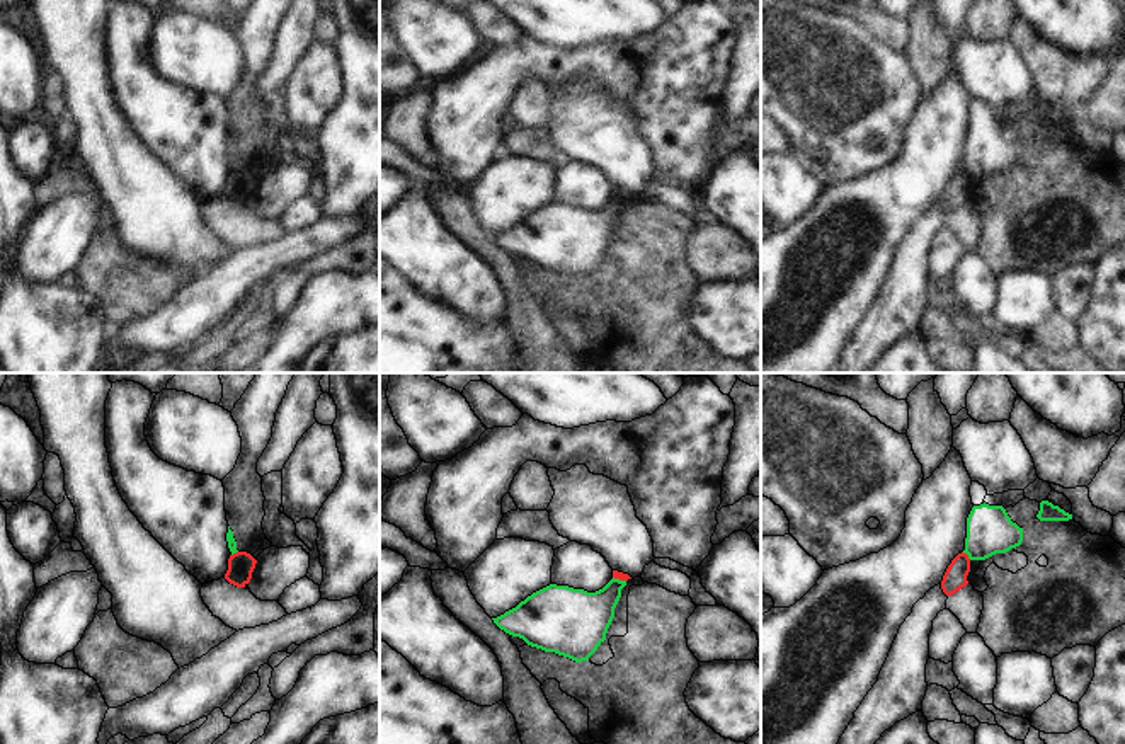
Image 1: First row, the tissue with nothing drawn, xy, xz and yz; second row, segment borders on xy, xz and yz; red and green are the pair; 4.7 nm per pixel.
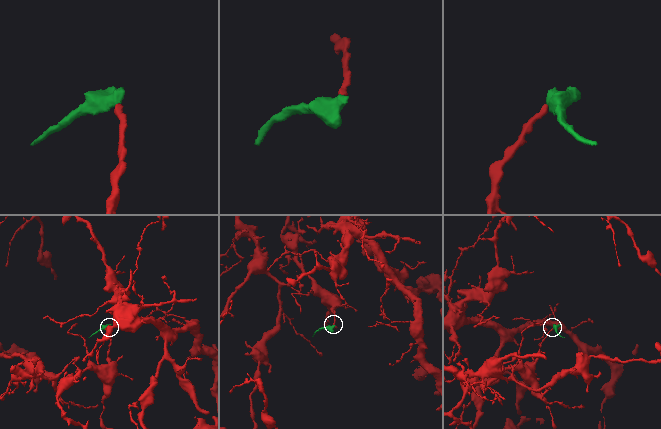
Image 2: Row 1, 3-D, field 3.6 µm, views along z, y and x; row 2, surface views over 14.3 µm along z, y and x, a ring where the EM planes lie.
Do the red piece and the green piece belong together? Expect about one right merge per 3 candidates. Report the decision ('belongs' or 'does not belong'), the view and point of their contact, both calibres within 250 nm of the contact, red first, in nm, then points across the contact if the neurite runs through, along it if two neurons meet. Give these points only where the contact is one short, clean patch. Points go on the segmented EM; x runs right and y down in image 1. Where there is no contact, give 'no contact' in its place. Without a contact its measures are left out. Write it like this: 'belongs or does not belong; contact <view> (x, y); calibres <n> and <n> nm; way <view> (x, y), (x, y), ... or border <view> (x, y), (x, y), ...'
does not belong; contact yz (967, 555); calibres 110 and 220 nm; border yz (962, 552), (970, 559)

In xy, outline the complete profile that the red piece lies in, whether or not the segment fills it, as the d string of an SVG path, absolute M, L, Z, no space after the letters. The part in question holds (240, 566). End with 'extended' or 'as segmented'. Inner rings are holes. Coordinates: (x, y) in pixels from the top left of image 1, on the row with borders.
M237 552L228 558L225 579L237 587L245 587L252 579L255 564L257 560L250 553Z; as segmented

